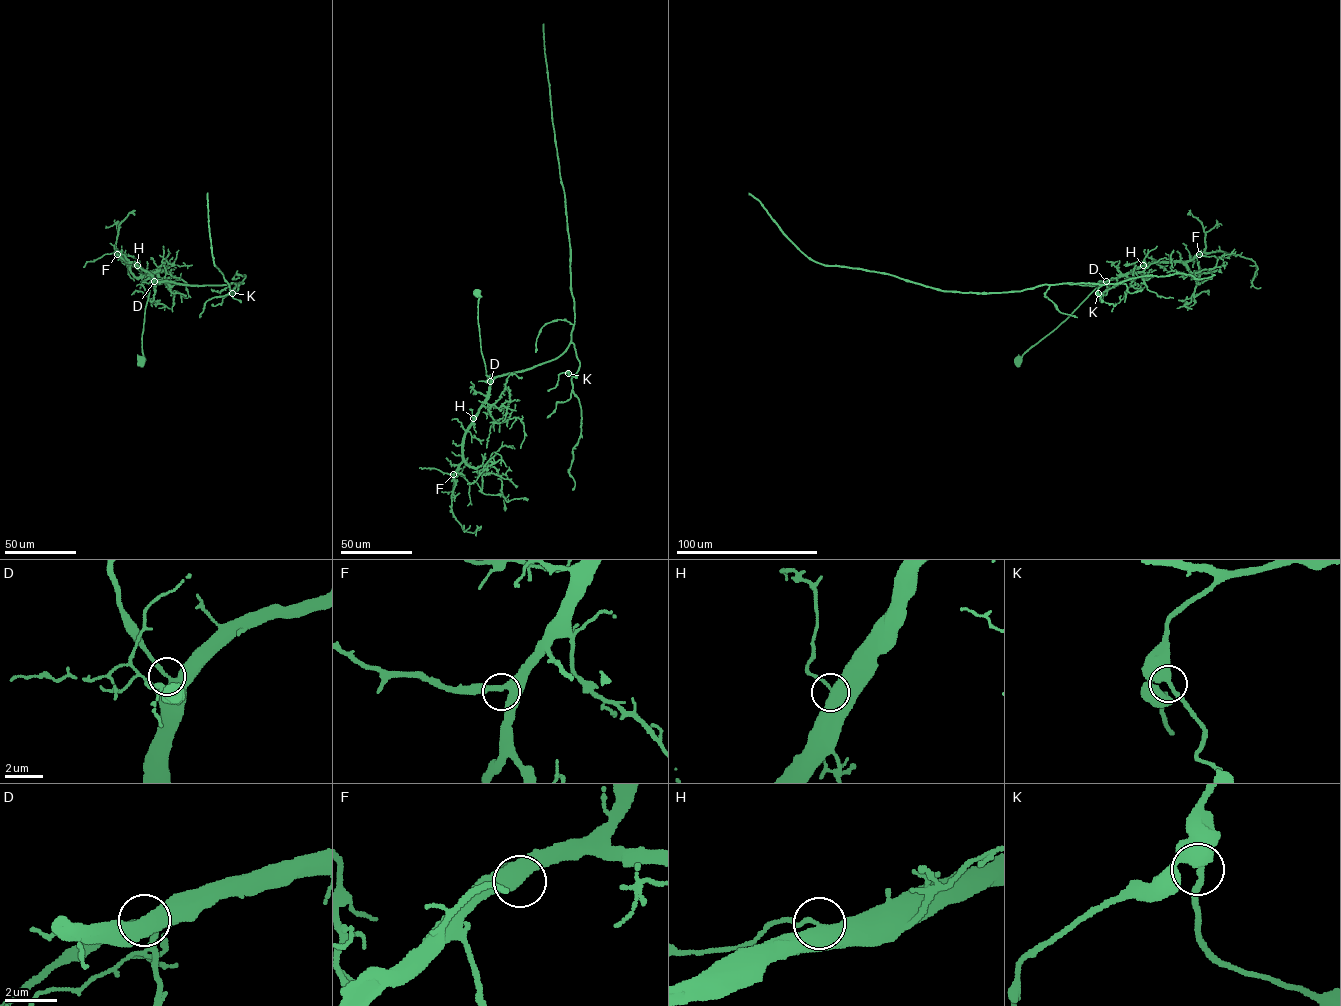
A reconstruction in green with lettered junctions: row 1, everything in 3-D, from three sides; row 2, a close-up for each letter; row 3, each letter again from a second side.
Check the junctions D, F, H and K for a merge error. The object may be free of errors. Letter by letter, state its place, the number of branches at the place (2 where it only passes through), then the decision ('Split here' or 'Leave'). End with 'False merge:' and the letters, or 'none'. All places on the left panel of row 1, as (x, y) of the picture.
D: Place: (154, 281). Branches: 2. Leave
F: Place: (117, 254). Branches: 2. Leave
H: Place: (137, 265). Branches: 2. Leave
K: Place: (232, 293). Branches: 2. Leave
False merge: none

